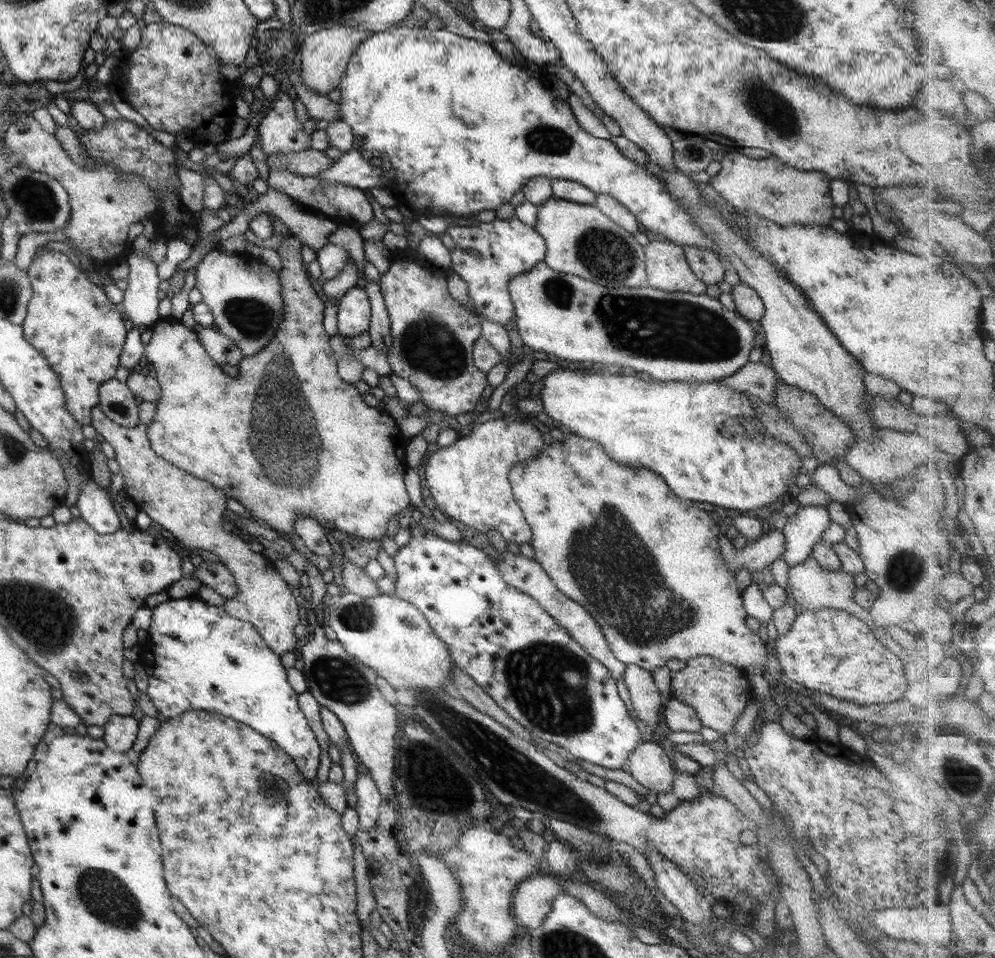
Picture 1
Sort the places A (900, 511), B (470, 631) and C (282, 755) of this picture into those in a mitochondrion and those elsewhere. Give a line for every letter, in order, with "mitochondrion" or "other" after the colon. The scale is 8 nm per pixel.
A: other
B: other
C: other

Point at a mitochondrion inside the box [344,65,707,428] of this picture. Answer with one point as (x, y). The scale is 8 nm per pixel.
(429, 345)

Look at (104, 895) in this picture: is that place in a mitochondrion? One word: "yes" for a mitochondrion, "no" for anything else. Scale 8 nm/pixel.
yes

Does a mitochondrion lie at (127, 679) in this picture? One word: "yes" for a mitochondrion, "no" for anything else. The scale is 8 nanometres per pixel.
no

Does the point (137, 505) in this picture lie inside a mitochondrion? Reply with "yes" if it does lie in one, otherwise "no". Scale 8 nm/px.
no

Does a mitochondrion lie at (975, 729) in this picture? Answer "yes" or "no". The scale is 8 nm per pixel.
no

